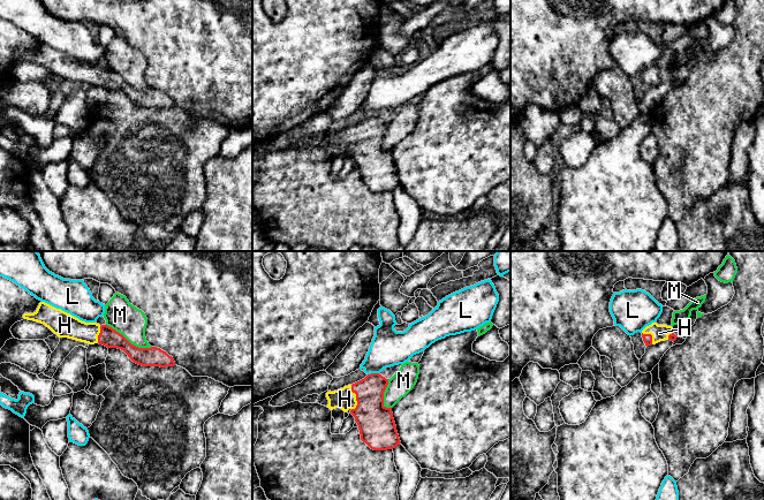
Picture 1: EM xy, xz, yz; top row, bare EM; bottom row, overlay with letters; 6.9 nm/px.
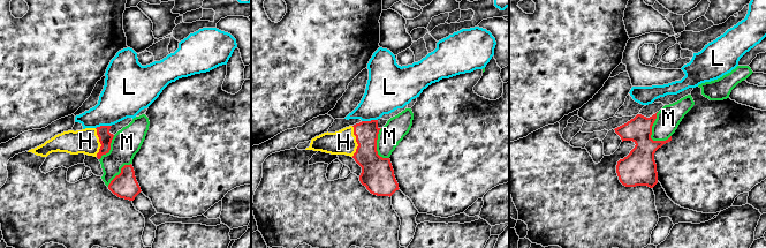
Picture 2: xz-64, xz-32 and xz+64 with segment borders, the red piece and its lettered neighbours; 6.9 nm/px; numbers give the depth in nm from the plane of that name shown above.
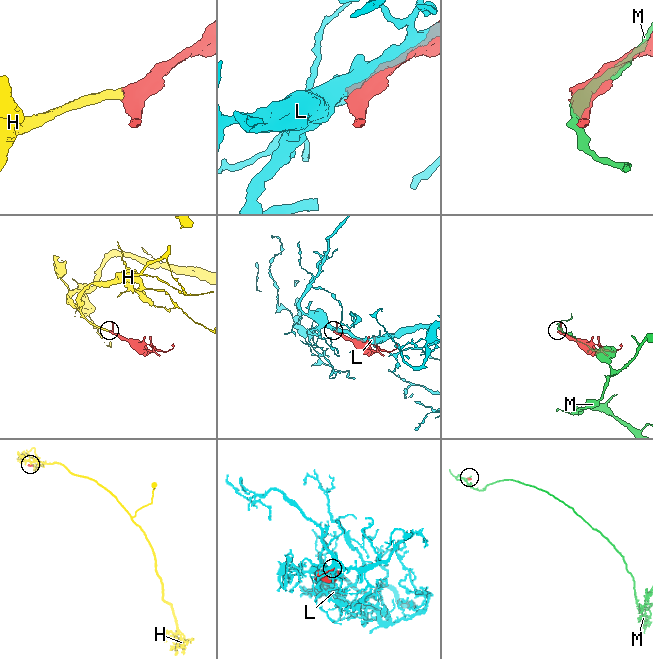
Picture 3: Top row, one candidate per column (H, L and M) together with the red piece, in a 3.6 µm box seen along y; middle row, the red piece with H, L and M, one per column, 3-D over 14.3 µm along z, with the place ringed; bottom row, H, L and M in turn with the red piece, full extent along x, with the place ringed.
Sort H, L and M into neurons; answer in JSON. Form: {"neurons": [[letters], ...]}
{"neurons": [["H"], ["L"], ["M"]]}

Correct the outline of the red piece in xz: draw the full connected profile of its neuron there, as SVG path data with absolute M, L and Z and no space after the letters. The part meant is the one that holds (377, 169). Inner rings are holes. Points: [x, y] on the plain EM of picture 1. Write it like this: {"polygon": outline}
{"polygon": "M371 115L353 127L326 135L327 150L349 152L358 167L361 182L373 192L393 191L401 185L392 150L384 147L387 127L388 121Z"}

